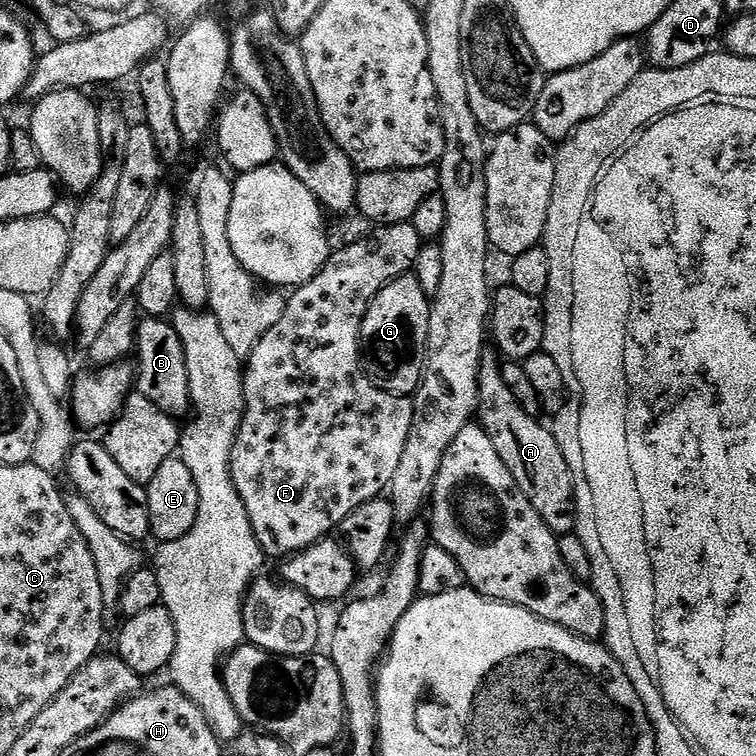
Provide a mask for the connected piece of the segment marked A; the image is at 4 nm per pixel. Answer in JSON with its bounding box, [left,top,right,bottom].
[476,347,578,534]

